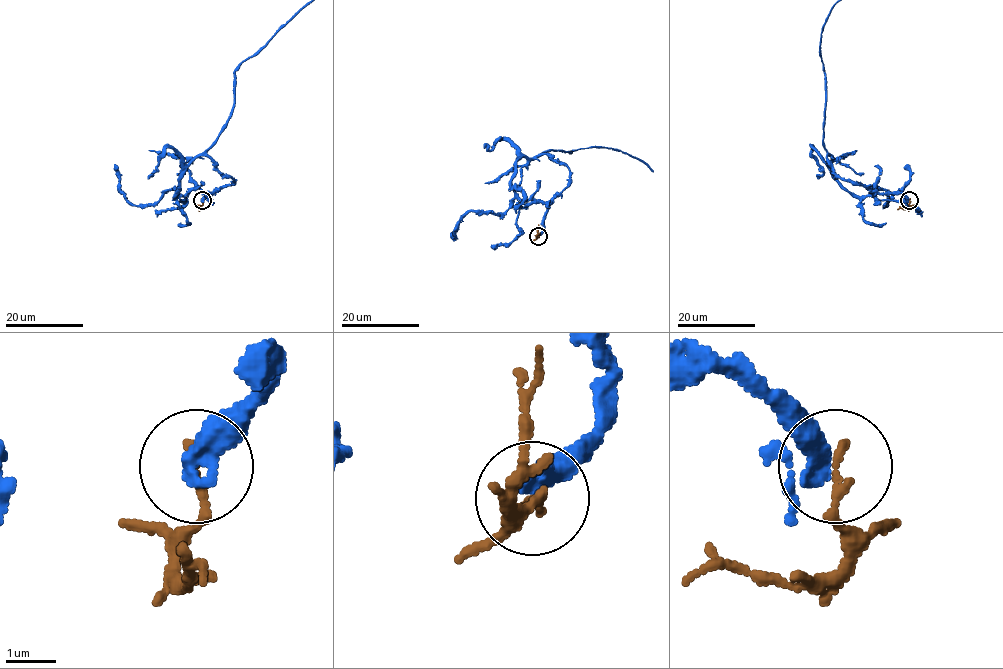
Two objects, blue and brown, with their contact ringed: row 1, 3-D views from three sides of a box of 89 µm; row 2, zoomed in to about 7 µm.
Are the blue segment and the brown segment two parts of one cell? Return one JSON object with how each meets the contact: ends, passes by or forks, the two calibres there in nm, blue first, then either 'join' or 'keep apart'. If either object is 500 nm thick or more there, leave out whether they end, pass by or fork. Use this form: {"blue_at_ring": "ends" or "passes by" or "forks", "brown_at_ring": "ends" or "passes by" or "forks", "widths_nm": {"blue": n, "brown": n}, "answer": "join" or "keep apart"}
{"blue_at_ring": "ends", "brown_at_ring": "ends", "widths_nm": {"blue": 440, "brown": 180}, "answer": "keep apart"}

